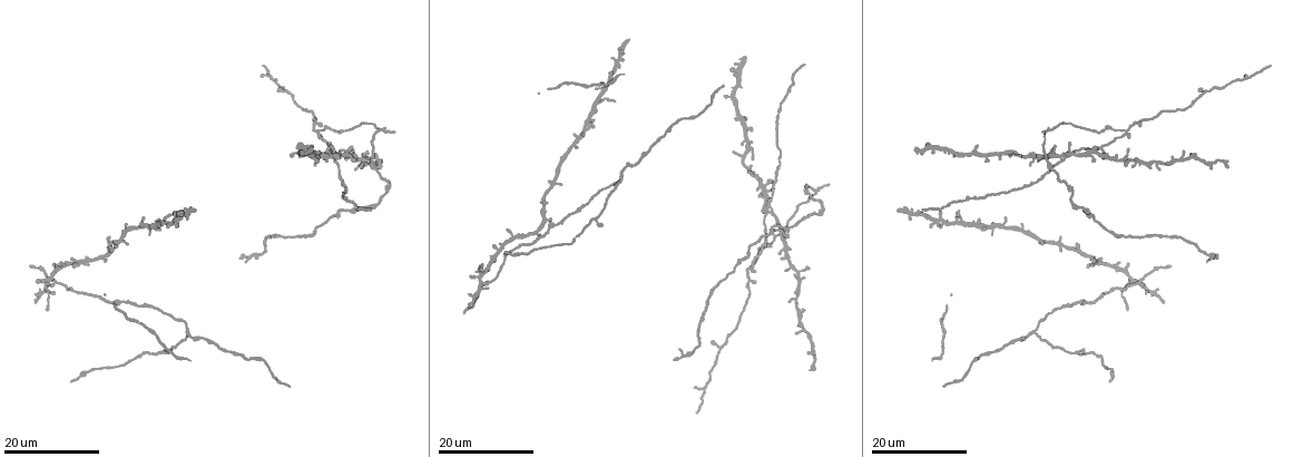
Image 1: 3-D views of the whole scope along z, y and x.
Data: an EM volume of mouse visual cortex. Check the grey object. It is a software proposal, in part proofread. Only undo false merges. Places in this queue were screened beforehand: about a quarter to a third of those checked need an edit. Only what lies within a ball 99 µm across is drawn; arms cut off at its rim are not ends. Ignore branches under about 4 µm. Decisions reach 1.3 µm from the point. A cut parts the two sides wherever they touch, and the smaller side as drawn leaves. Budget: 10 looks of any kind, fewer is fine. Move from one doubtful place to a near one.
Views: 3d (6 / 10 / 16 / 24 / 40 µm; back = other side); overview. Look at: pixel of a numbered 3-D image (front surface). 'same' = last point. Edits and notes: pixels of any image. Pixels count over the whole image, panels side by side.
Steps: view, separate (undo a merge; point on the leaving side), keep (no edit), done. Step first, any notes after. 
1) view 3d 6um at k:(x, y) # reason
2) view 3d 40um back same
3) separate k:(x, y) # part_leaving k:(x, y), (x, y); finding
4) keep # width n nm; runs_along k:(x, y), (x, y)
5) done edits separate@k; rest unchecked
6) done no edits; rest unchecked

view 3d 24um at 1:(1034, 331)

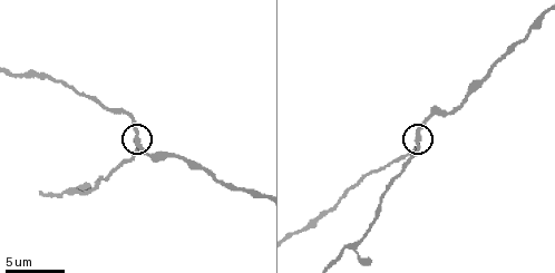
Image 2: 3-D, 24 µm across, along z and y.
view 3d 10um at 2:(136, 141)

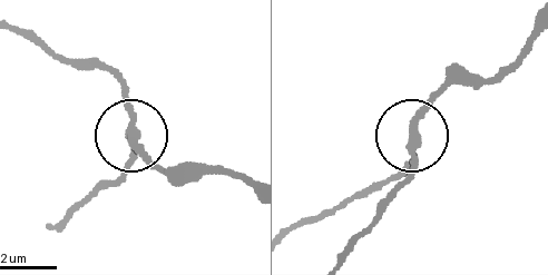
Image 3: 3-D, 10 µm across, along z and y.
keep # runs_along 3:(16, 27), (116, 82), (130, 118), (130, 161), (118, 180); one neuron here

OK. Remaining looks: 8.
view 3d 24um at 1:(750, 266) # four-way junction

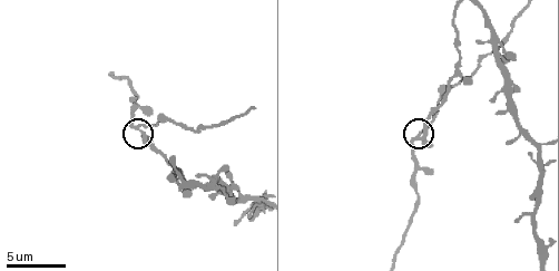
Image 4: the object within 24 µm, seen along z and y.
view 3d 6um at 4:(135, 127)

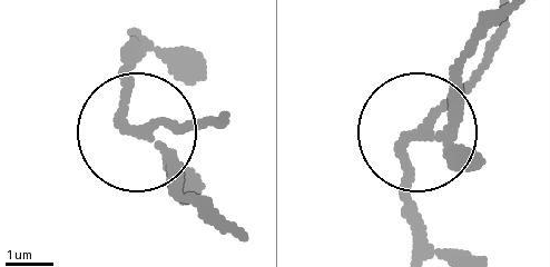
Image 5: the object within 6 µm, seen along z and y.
separate 5:(193, 120) # width 180 nm; part_leaving 5:(146, 129), (222, 118); two neurons meet here

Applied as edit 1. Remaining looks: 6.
view 3d 6um at 4:(537, 211) # side arm on a straight run

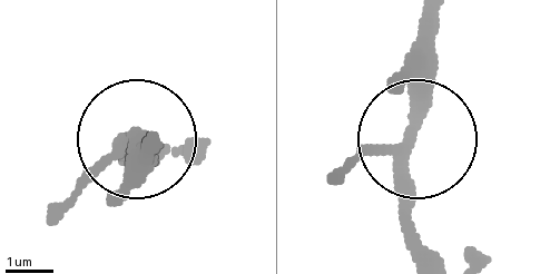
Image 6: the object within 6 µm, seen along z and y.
view 3d 6um back at 6:(408, 138) # other side

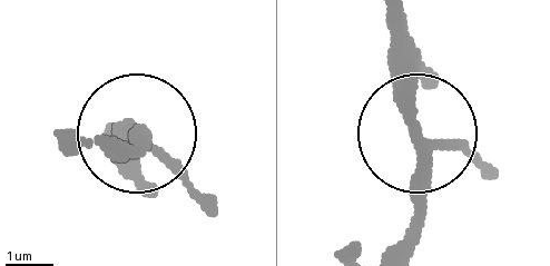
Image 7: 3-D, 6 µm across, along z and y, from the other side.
keep # runs_along 7:(396, 11), (396, 96), (421, 144), (413, 252); all the same neuron

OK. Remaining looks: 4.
view 3d 10um at 4:(183, 182) # thin arm on a thick one

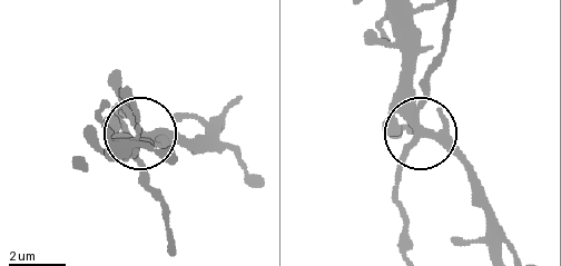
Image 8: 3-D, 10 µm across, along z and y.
keep # runs_along 8:(387, 12), (402, 63), (404, 114), (479, 183); one neuron here

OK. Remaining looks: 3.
view 3d 24um at 1:(961, 220)

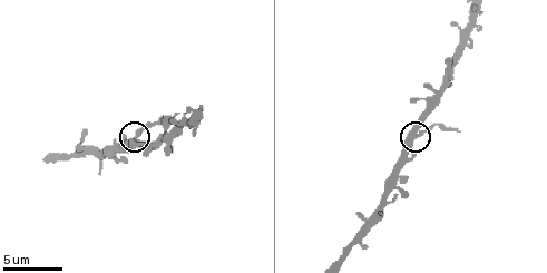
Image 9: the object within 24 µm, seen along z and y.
view 3d 6um at 9:(416, 137)

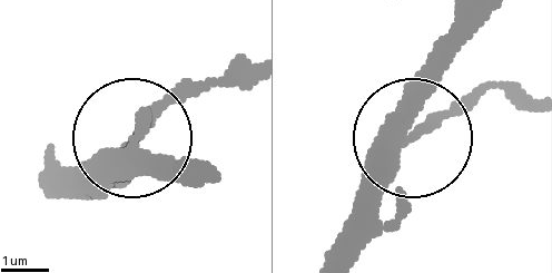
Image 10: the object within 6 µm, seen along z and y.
separate 10:(171, 96) # part_leaving 10:(411, 142), (491, 86), (526, 94); two neurons meet here

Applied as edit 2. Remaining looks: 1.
done edits separate@5, separate@10; rest unchecked

